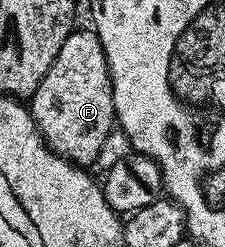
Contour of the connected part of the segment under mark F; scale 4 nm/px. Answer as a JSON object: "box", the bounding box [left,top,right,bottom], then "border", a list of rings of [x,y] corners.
{"box":[28,28,115,168],"border":[[[77,28],[63,40],[59,56],[55,56],[51,68],[47,68],[47,76],[43,76],[39,88],[35,88],[28,107],[41,139],[54,154],[82,168],[96,163],[103,140],[107,140],[115,128],[113,85],[107,56],[96,30]]]}

